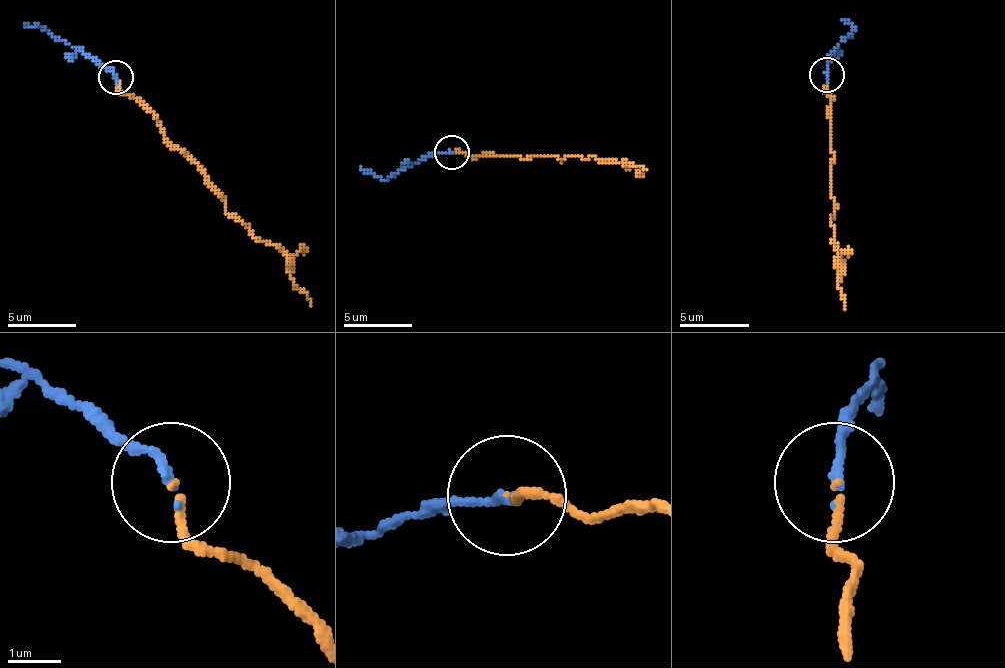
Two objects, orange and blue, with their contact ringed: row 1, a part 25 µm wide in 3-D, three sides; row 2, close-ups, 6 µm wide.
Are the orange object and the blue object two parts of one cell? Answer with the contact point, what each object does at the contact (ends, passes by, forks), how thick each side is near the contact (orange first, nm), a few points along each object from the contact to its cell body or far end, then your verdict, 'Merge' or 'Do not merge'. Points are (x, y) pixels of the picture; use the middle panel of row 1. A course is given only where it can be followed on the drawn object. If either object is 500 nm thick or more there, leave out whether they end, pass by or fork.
Place: (452, 152). At the ring orange ends. At the ring blue ends. Thickness 120 nm (orange) against 160 nm. Course of orange: (452, 153), (531, 159), (568, 156), (626, 163), (647, 170). Course of blue: (452, 153), (429, 153), (384, 180), (360, 166). Do not merge

